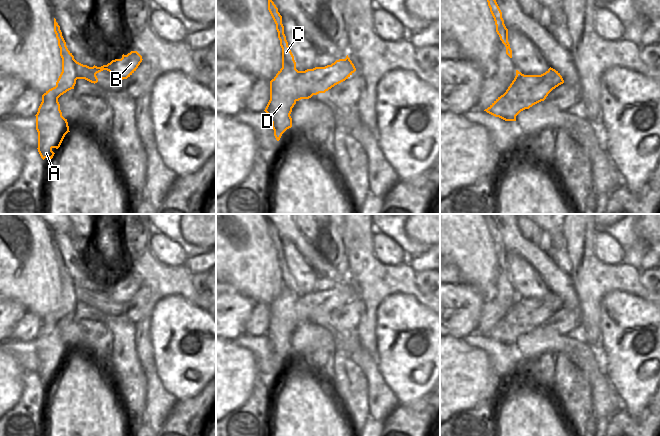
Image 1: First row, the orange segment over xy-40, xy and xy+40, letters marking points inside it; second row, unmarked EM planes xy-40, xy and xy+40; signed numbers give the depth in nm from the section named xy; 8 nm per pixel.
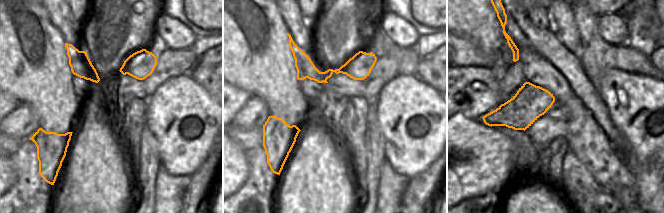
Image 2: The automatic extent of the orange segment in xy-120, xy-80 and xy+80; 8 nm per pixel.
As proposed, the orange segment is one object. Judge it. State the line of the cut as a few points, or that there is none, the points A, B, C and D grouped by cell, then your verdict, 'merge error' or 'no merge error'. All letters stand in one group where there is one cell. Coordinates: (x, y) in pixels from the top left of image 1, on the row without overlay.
cut xy (270, 310), (275, 310), (281, 316), (289, 316), (296, 324); groups A C D / B; merge error

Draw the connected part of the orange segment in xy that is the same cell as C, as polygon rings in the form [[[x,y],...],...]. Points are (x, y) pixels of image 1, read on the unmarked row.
[[[268,222],[268,234],[276,248],[276,254],[278,256],[280,270],[282,272],[282,285],[285,285],[292,294],[297,294],[294,280],[288,270],[288,266],[287,266],[286,260],[284,258],[284,250],[282,248],[282,240],[280,239],[280,237],[278,236],[278,232],[276,231],[274,226],[270,222]]]

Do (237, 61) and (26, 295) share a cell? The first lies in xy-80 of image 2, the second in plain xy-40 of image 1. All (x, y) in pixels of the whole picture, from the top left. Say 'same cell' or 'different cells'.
same cell

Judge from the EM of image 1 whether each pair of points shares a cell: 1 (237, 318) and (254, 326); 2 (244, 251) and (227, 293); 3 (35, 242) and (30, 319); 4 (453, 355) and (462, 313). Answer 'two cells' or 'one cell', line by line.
1: two cells
2: two cells
3: two cells
4: two cells

